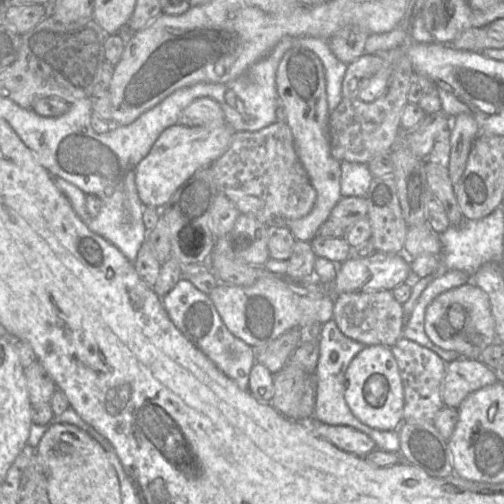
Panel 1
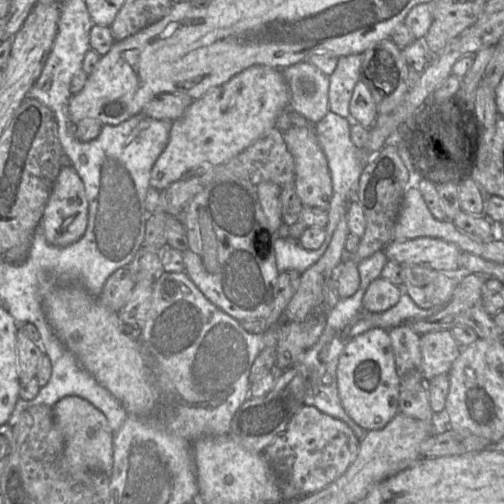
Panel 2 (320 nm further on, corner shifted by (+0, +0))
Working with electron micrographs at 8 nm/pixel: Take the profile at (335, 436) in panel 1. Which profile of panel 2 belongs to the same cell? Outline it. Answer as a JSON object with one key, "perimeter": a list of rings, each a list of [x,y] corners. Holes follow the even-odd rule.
{"perimeter":[[[304,404],[262,455],[279,479],[283,500],[291,501],[319,492],[337,480],[353,463],[359,447],[360,441],[344,422]]]}

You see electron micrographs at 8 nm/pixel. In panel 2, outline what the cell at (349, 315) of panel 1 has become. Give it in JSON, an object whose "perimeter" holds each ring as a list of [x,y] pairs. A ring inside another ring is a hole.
{"perimeter":[[[382,277],[368,286],[362,300],[363,308],[371,313],[382,313],[395,306],[401,297],[399,286]]]}

